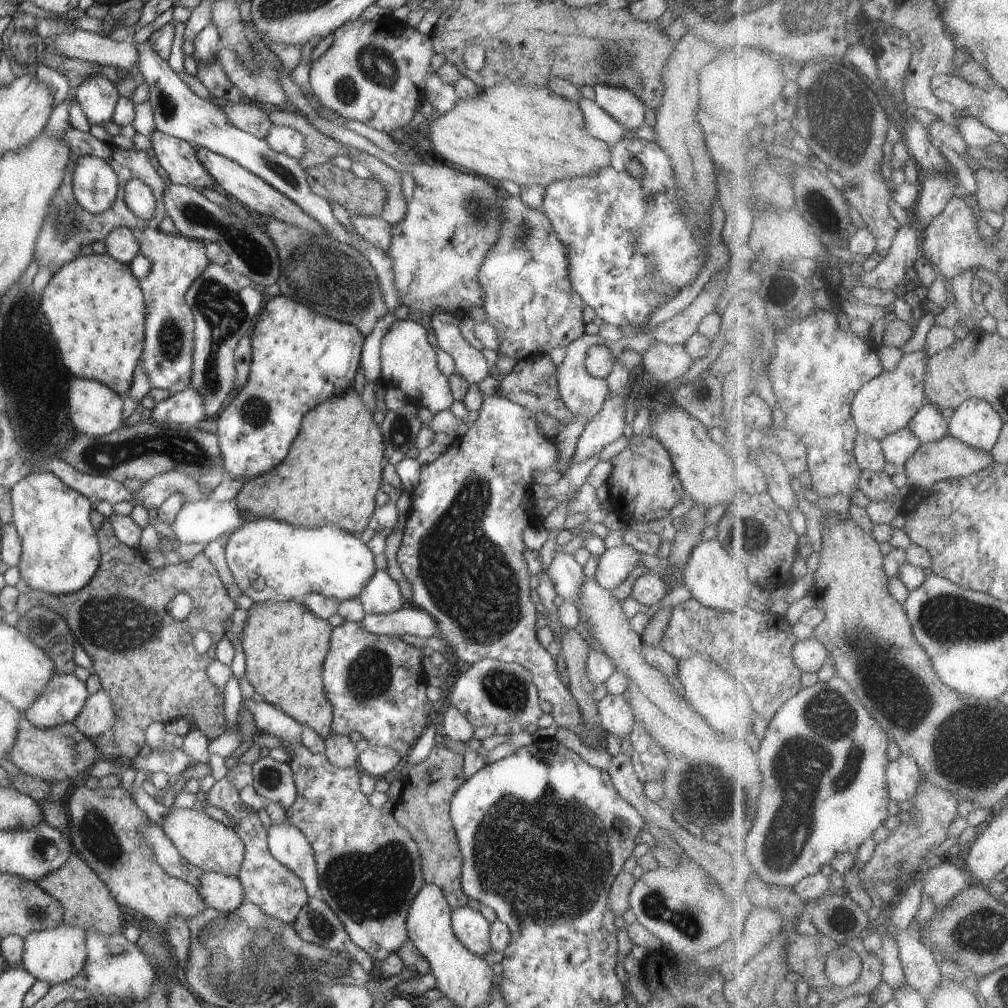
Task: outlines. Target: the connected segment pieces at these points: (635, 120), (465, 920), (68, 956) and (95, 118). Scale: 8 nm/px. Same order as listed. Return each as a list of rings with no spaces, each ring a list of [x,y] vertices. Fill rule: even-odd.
[[[596,84],[594,90],[596,104],[622,126],[636,130],[645,124],[647,106],[634,92],[612,84]]]
[[[466,906],[456,908],[451,912],[452,930],[454,936],[476,956],[484,957],[490,952],[490,922],[480,911]]]
[[[62,923],[58,928],[32,932],[23,940],[22,967],[26,972],[33,974],[37,981],[51,985],[64,984],[78,976],[86,964],[86,931],[82,928]]]
[[[90,76],[72,93],[90,124],[102,125],[112,121],[120,92],[106,76]]]

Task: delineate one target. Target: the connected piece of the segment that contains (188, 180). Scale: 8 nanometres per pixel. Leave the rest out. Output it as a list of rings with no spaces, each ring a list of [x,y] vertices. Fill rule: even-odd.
[[[157,129],[148,136],[155,154],[154,161],[165,178],[199,191],[217,189],[214,178],[206,172],[191,144]]]

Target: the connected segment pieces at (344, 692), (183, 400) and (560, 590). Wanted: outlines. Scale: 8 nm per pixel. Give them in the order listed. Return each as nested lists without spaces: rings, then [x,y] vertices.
[[[344,621],[334,627],[330,636],[330,648],[322,666],[324,692],[332,704],[331,734],[350,736],[357,731],[372,746],[392,748],[403,761],[410,755],[418,738],[424,733],[432,705],[426,698],[427,674],[422,670],[421,648],[416,648],[398,636],[375,635],[366,632],[360,623]]]
[[[188,387],[180,393],[173,393],[169,399],[156,402],[151,419],[165,426],[194,427],[206,416],[204,400],[196,388]]]
[[[558,546],[555,556],[545,572],[558,596],[574,604],[578,602],[578,592],[584,584],[585,572],[583,566],[574,559],[574,555],[564,552]]]

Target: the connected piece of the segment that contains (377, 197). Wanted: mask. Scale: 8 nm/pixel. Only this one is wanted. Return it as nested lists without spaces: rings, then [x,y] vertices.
[[[330,161],[308,167],[307,179],[310,190],[316,196],[328,200],[330,206],[338,204],[350,216],[381,218],[386,200],[386,190],[381,187],[381,184],[376,179],[363,179],[354,175],[352,171],[338,167]]]

